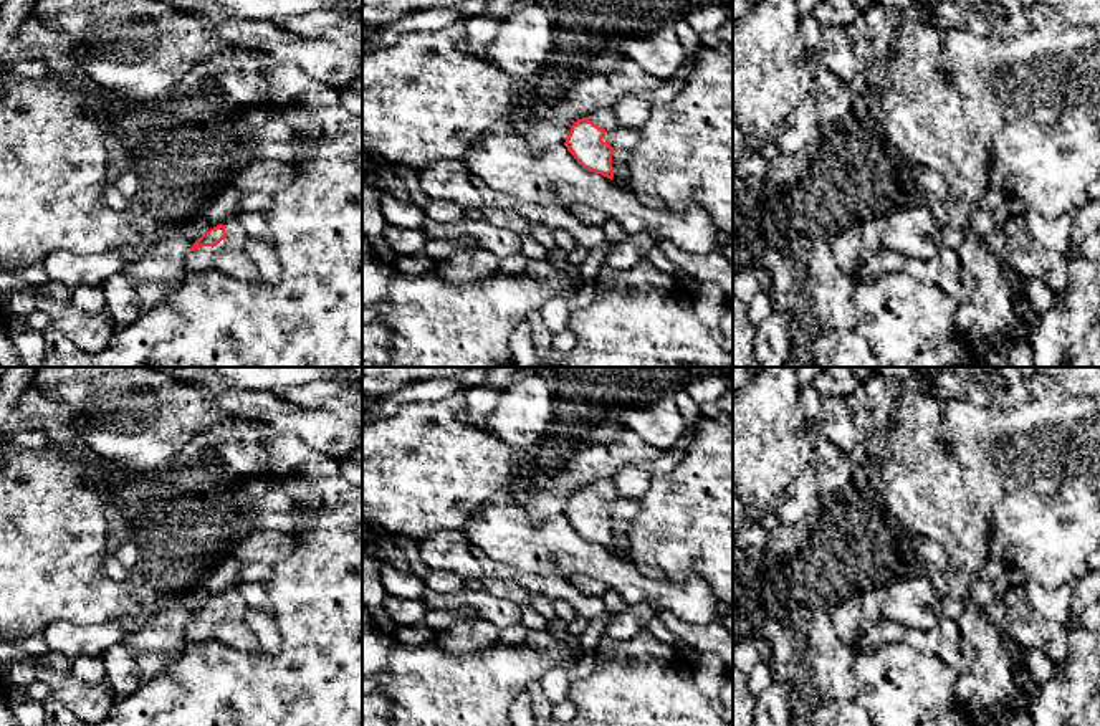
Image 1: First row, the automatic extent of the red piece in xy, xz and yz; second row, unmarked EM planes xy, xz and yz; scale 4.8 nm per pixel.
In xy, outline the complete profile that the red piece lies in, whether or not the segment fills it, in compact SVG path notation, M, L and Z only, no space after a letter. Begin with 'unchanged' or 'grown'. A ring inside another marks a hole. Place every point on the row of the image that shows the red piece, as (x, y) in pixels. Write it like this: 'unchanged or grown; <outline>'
grown; M228 220L217 225L192 245L187 255L187 268L202 273L213 268L215 258L223 251L245 250L248 236L240 220Z

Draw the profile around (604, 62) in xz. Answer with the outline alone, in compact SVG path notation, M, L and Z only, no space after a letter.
M620 50L599 51L586 66L581 76L595 76L615 71L624 53Z

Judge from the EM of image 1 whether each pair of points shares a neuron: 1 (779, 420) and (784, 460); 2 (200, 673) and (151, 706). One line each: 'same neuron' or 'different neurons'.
1: same neuron
2: different neurons

